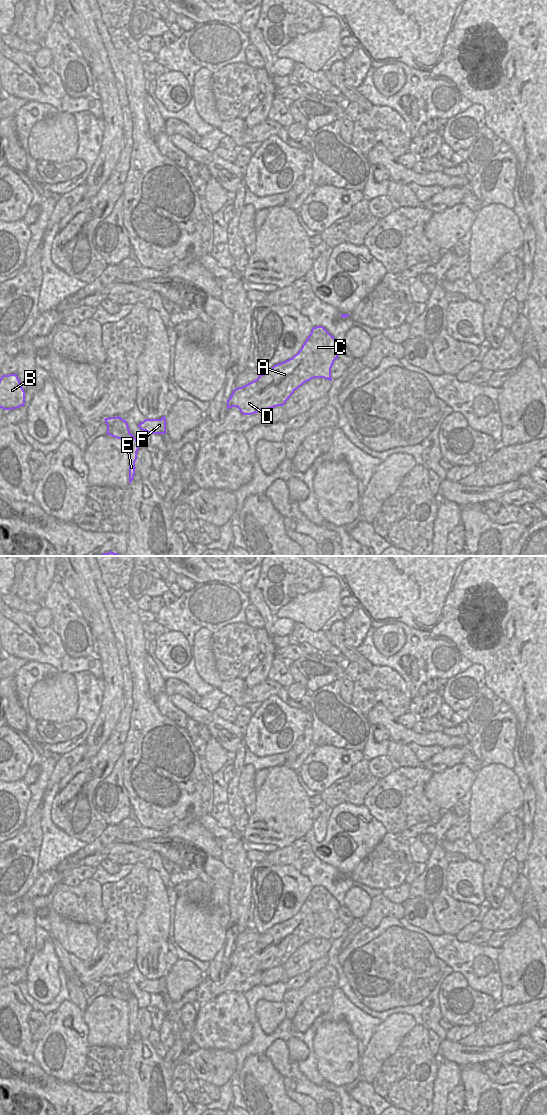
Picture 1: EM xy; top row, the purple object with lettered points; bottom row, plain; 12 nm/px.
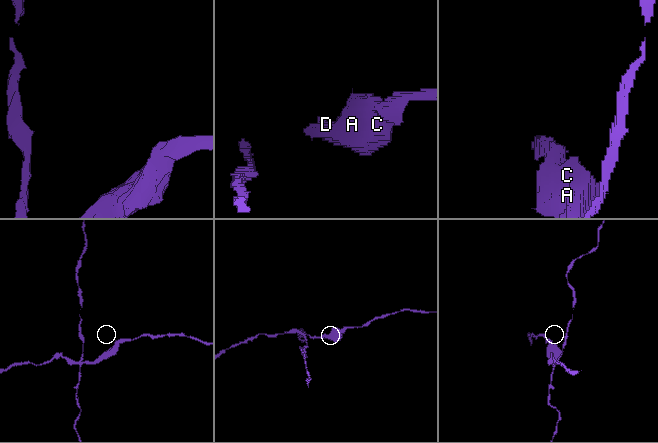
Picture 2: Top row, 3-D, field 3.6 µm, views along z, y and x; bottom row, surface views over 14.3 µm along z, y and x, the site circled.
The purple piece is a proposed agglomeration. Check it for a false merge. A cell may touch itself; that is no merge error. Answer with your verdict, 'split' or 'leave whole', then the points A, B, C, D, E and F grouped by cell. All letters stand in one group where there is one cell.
split; groups A B C D F / E

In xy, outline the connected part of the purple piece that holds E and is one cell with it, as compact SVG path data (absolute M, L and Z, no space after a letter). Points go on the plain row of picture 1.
M129 993L129 1044L132 1042L135 1036L135 1022L137 1020L137 1012L139 1010L138 1001L133 994Z

